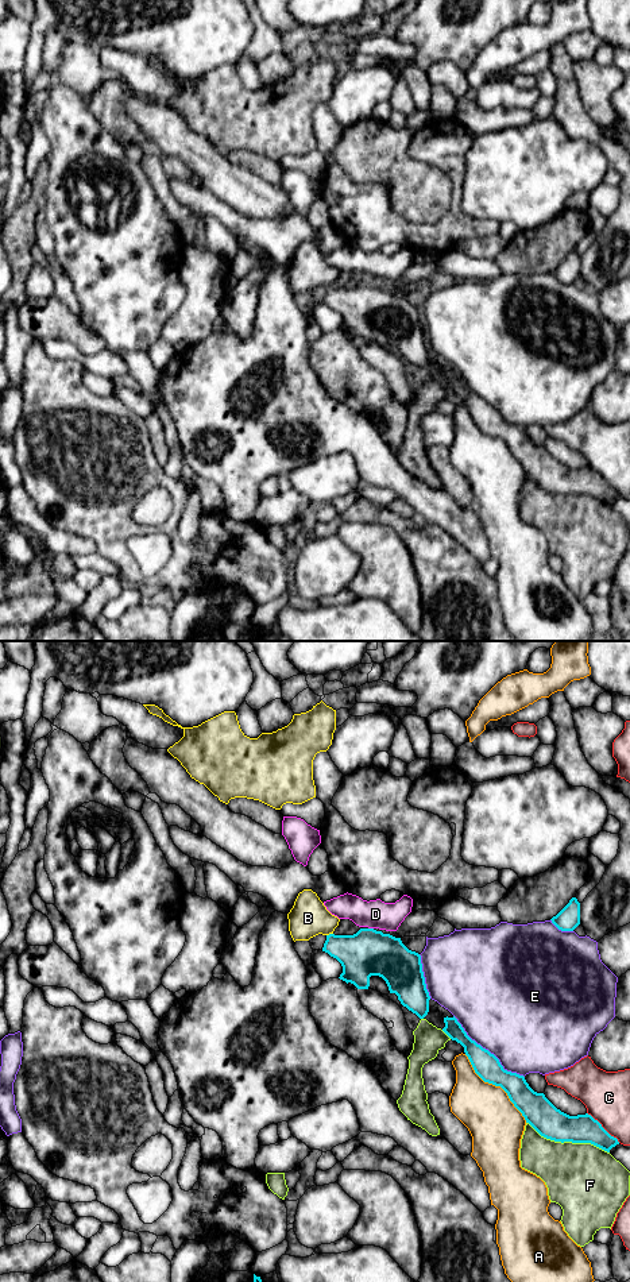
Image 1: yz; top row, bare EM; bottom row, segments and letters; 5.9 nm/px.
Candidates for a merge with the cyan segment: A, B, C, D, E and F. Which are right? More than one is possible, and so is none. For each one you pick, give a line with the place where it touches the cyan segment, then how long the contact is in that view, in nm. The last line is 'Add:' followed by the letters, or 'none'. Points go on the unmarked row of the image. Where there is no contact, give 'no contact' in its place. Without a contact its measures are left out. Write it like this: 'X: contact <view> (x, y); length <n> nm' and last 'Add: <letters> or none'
Add: none

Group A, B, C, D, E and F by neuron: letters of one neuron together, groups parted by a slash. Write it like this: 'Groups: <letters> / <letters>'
Groups: A / B F / C / D / E

